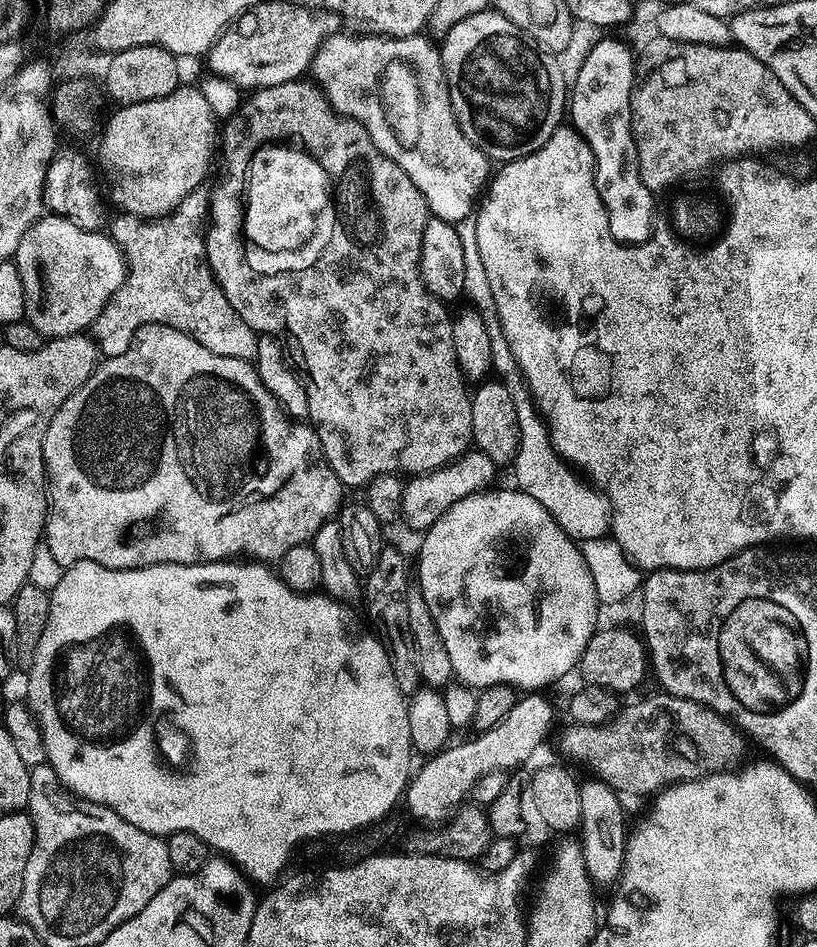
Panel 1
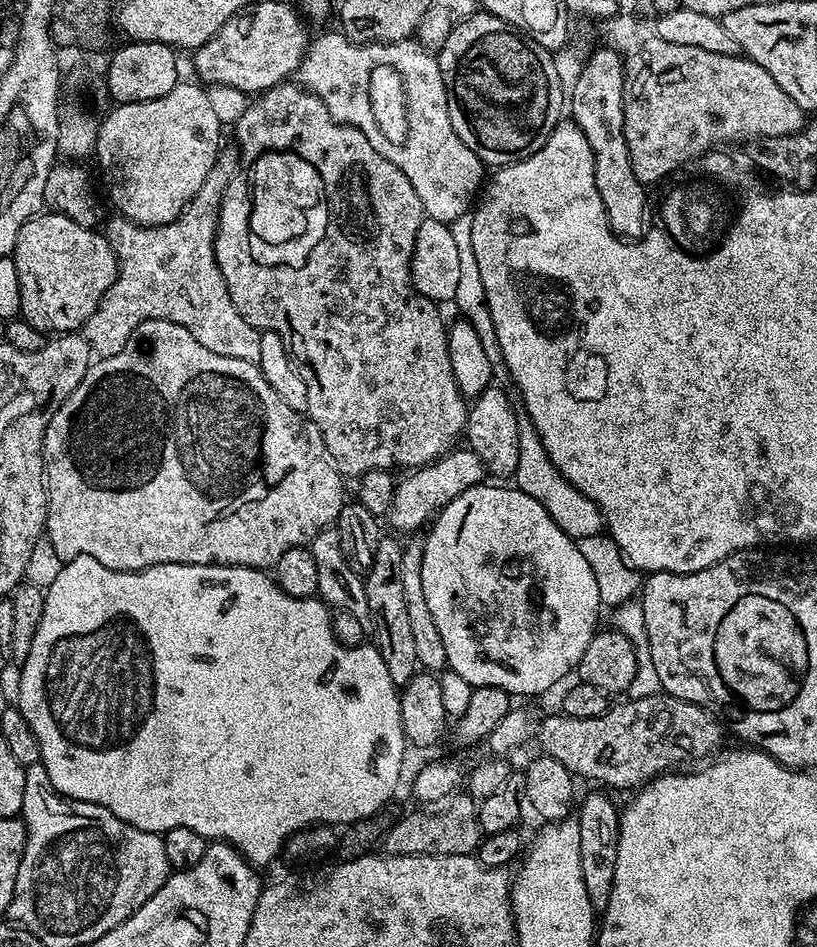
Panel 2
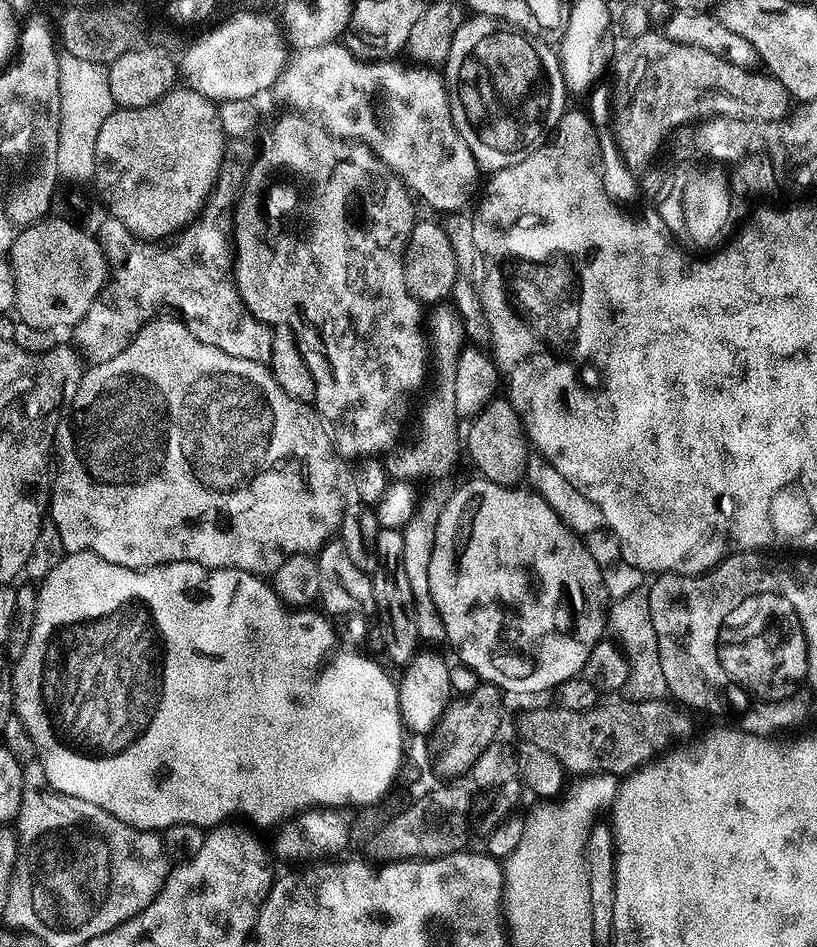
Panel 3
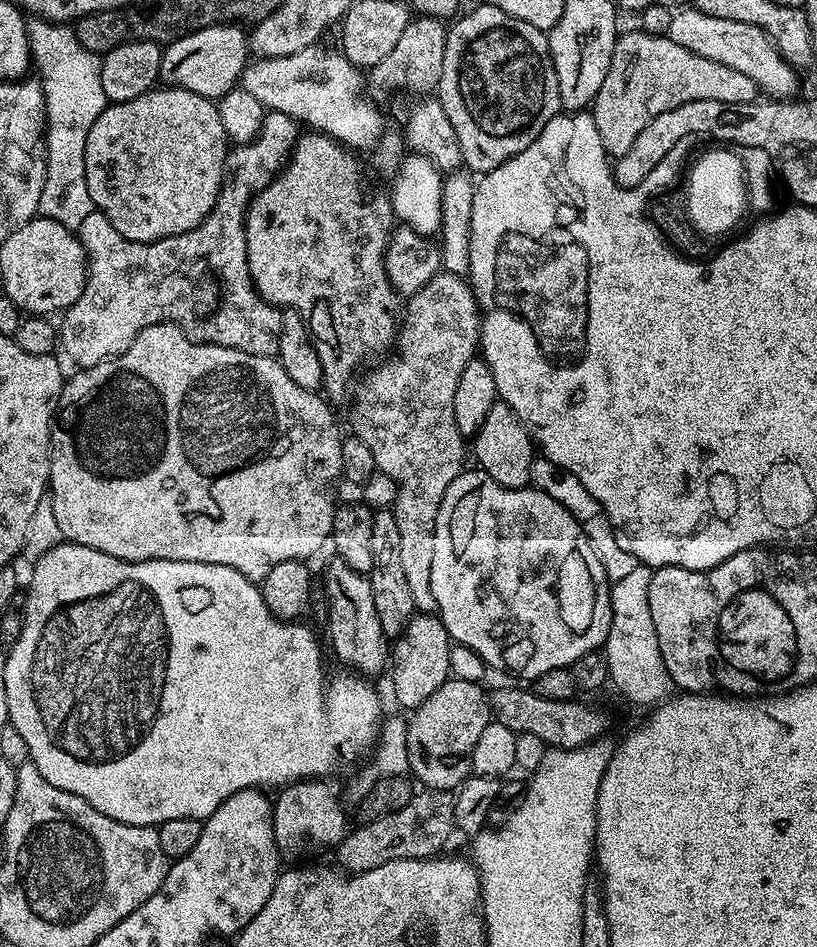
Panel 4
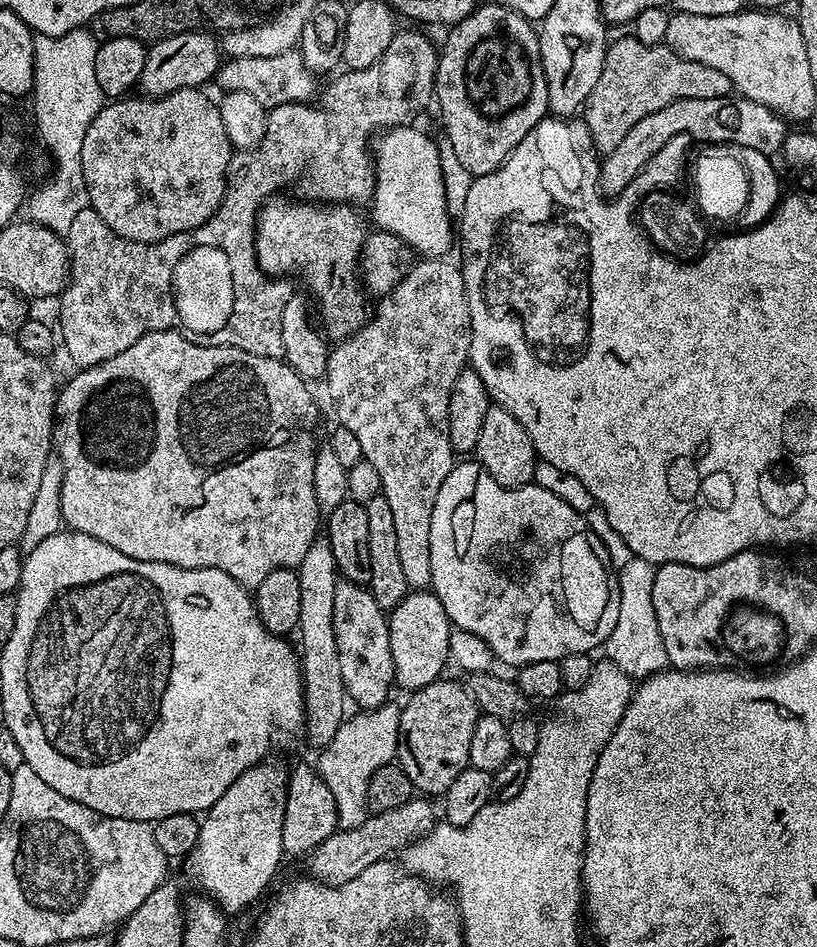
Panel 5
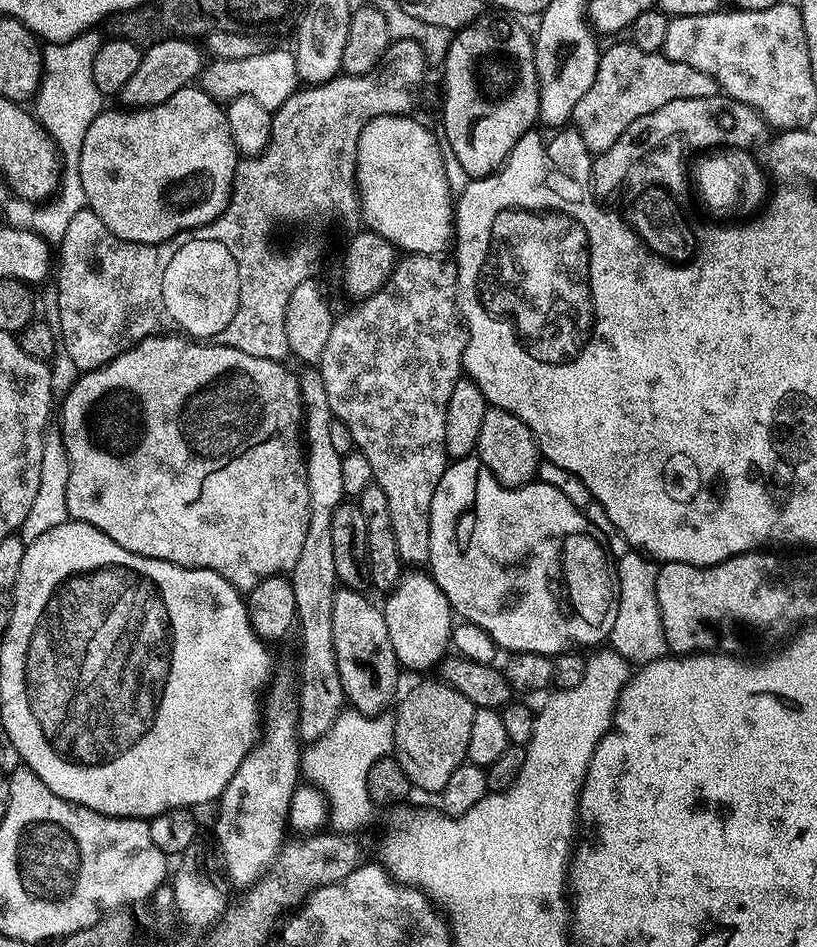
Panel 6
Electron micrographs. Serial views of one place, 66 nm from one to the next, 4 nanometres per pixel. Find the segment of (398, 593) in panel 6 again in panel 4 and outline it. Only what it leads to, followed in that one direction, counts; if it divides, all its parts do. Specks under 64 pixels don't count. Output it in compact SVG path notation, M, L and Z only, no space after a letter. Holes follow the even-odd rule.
M416 614L408 621L390 648L392 692L402 707L415 710L430 698L430 694L434 694L434 690L438 690L438 686L447 682L451 673L452 647L445 621L439 615Z

